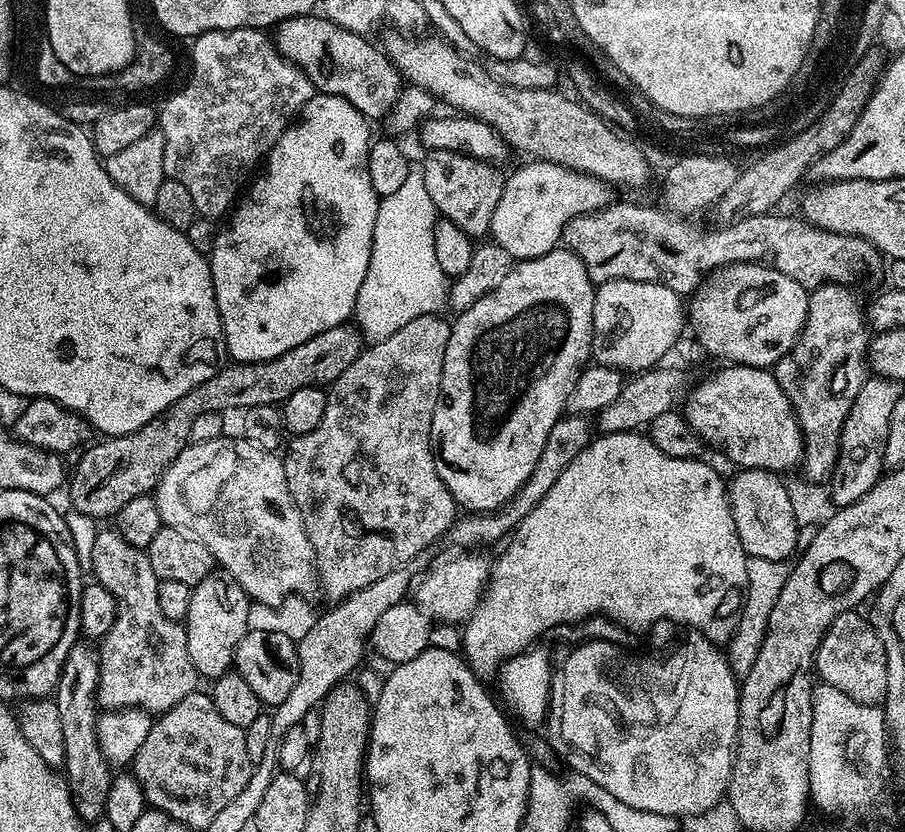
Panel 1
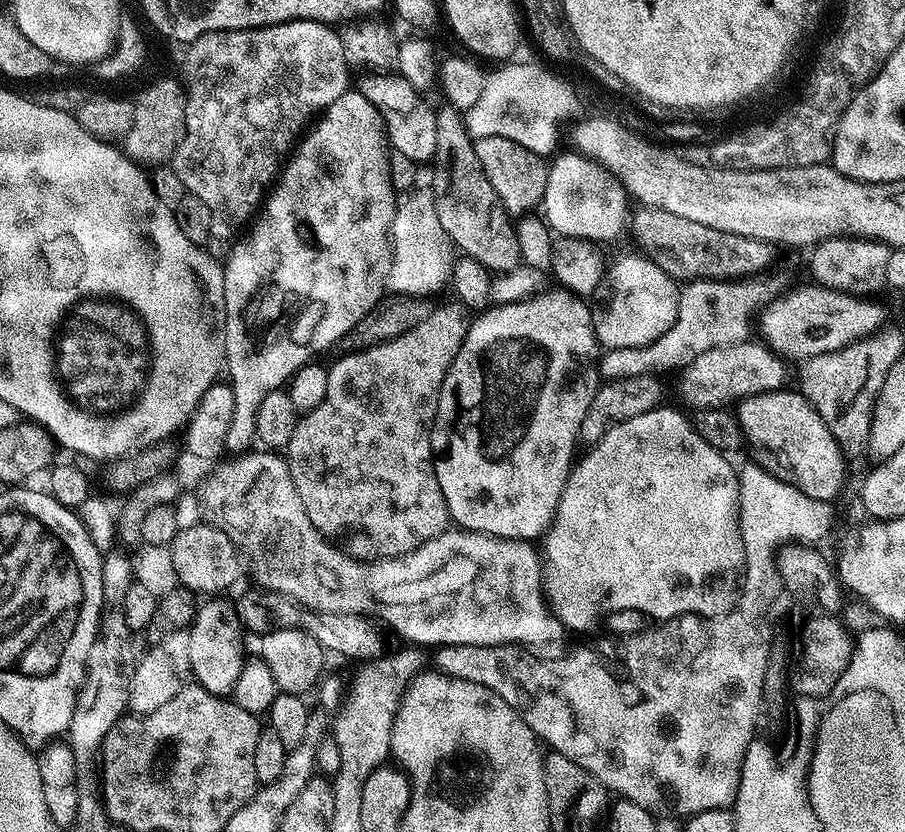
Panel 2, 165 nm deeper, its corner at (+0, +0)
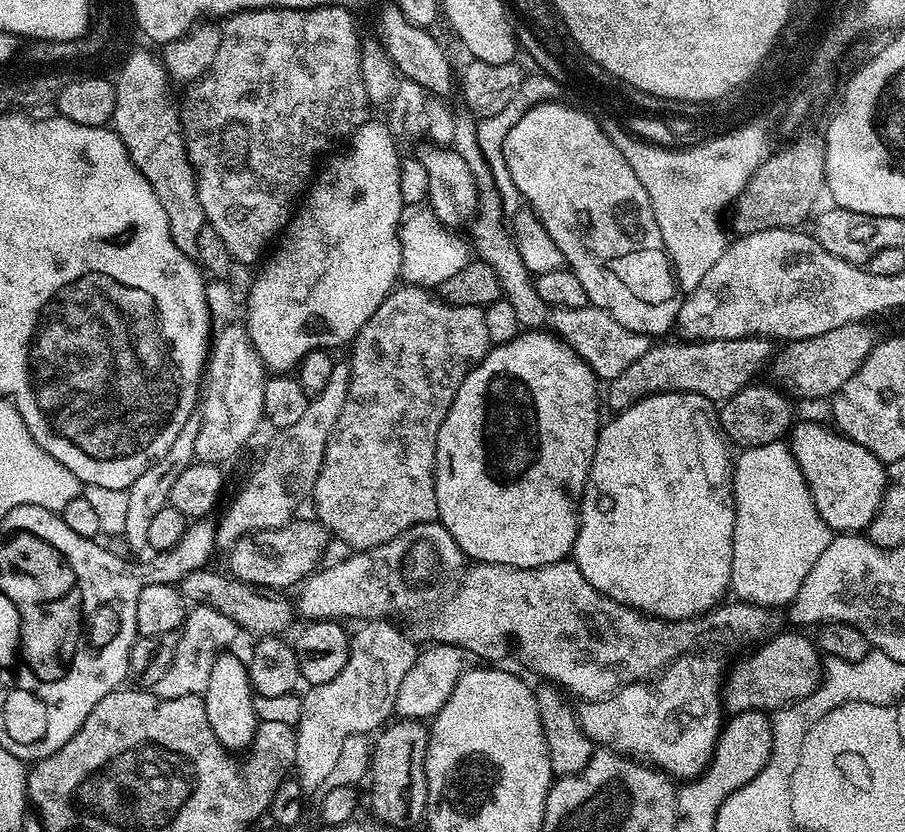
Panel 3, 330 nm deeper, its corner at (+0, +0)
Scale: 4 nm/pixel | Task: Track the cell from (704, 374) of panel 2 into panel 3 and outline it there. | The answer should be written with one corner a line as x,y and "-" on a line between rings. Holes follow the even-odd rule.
865,321
847,323
846,326
818,334
814,338
789,341
783,347
785,350
773,357
770,372
772,368
772,374
778,380
776,382
789,393
794,392
802,398
827,399
835,395
859,370
877,344
878,336
870,327

